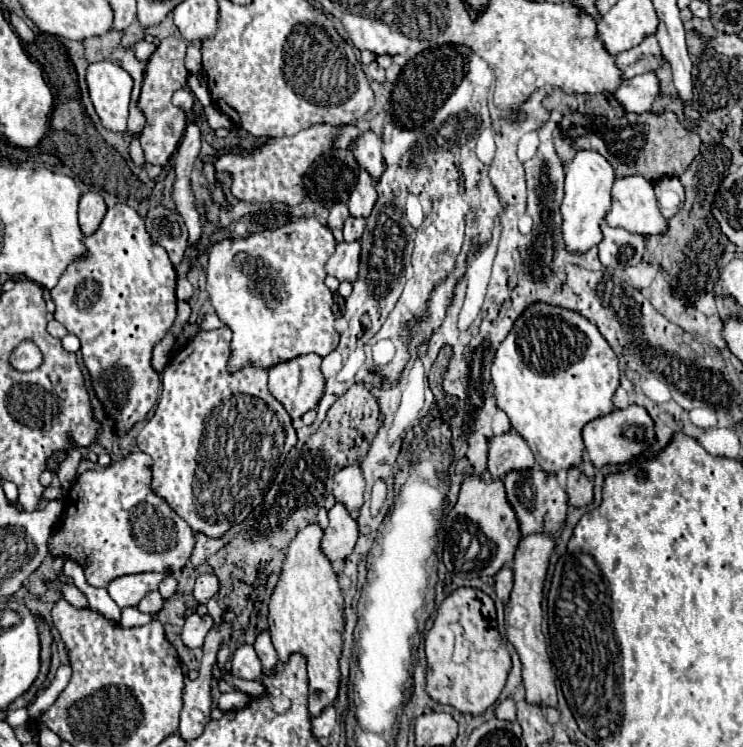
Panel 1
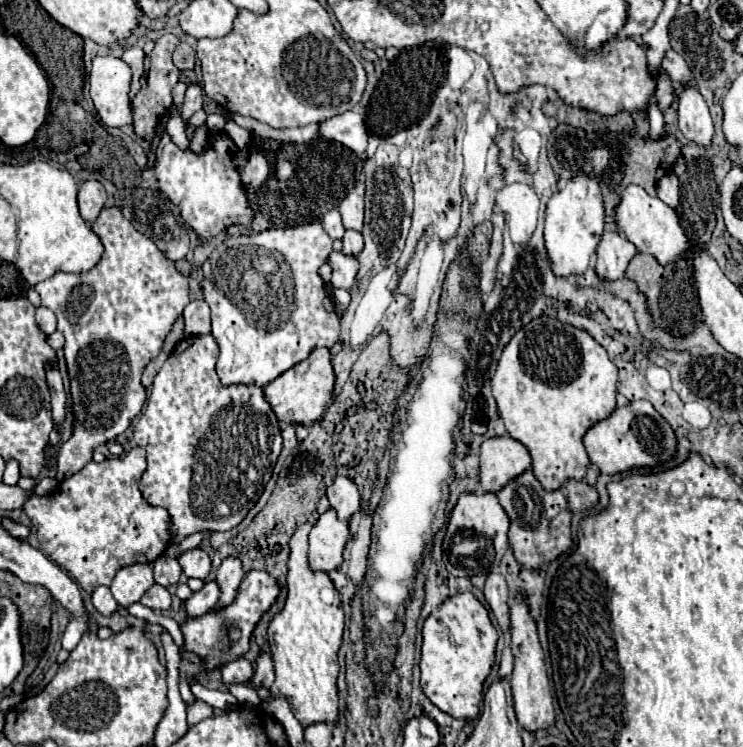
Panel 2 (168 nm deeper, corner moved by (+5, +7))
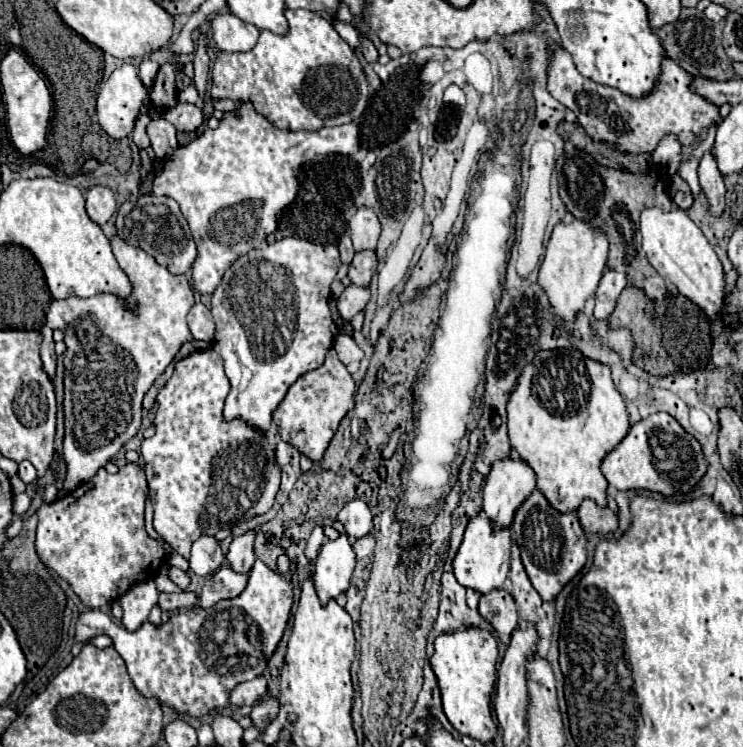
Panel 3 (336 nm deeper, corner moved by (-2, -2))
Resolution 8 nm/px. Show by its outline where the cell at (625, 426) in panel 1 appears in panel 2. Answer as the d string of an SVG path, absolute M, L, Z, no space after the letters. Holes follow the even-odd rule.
M636 400L628 406L616 408L610 418L596 422L584 436L584 446L590 462L604 474L628 472L634 468L656 468L676 456L678 438L672 426L654 410L648 400Z

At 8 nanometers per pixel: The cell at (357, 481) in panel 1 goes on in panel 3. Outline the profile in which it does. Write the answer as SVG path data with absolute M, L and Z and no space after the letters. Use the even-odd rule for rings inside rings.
M351 499L337 515L337 521L345 527L345 533L351 537L351 539L357 539L357 537L363 537L371 531L373 523L371 523L373 515L367 507L365 501L361 499Z

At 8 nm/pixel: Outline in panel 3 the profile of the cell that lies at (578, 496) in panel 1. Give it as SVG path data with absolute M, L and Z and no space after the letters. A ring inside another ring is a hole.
M585 499L577 509L579 523L589 533L607 535L617 529L617 515L609 507L599 507L595 501Z

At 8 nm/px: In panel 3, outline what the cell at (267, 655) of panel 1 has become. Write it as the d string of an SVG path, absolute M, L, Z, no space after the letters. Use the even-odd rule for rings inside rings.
M265 697L261 699L253 711L251 711L251 719L253 723L263 731L275 717L277 717L277 711L279 711L279 701L277 697Z

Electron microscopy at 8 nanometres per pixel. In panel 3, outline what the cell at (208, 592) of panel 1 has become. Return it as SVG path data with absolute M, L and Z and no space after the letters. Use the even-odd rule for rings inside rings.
M199 537L193 547L191 547L191 559L189 559L189 567L195 575L199 577L207 577L213 575L223 561L223 553L219 547L219 541L215 537Z

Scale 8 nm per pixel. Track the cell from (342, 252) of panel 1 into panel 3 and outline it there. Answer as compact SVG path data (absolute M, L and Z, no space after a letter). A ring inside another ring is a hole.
M347 285L343 295L337 299L337 309L339 309L339 315L345 319L345 321L351 321L351 317L359 311L365 309L369 301L369 287L357 287L357 285Z

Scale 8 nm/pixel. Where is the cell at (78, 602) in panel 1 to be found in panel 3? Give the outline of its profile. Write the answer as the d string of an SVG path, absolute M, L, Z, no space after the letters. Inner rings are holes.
M257 559L245 591L235 599L223 599L211 609L195 607L179 611L161 627L153 627L147 621L133 633L123 625L115 625L103 611L87 609L79 613L75 641L87 643L97 635L111 637L115 651L127 663L127 671L143 695L157 697L161 703L167 703L181 713L203 717L209 711L227 707L229 691L235 685L259 677L265 671L267 659L273 655L287 627L291 605L291 585Z

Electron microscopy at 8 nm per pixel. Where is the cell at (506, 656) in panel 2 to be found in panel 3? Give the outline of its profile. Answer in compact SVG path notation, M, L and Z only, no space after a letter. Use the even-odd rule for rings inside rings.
M493 589L479 601L479 613L495 627L499 639L509 645L511 633L517 629L517 605L505 589Z

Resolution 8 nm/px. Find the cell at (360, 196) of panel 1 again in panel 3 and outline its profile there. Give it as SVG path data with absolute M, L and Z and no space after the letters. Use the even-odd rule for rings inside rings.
M359 207L357 213L349 219L349 233L353 239L355 251L375 249L381 227L377 215L369 207Z

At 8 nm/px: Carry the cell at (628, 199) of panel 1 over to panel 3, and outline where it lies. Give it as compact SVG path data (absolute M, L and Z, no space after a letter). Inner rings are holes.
M657 207L643 209L641 213L641 235L643 235L643 251L647 261L655 267L655 271L671 285L679 289L685 297L689 297L695 305L699 305L715 325L721 325L721 315L725 307L725 273L723 265L701 233L701 229L689 219L689 215L681 209L661 211Z

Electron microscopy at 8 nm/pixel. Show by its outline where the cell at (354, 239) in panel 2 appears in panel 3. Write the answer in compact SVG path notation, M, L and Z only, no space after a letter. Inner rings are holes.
M369 249L357 251L349 267L349 279L355 285L369 285L375 269L377 269L375 251L369 251Z

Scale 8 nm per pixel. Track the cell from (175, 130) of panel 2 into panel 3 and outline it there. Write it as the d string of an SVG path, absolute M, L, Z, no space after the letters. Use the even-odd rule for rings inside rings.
M177 103L173 109L169 109L165 113L165 119L169 123L173 123L177 131L185 131L185 133L197 131L205 121L203 111L197 105L187 105L187 103L185 105Z

